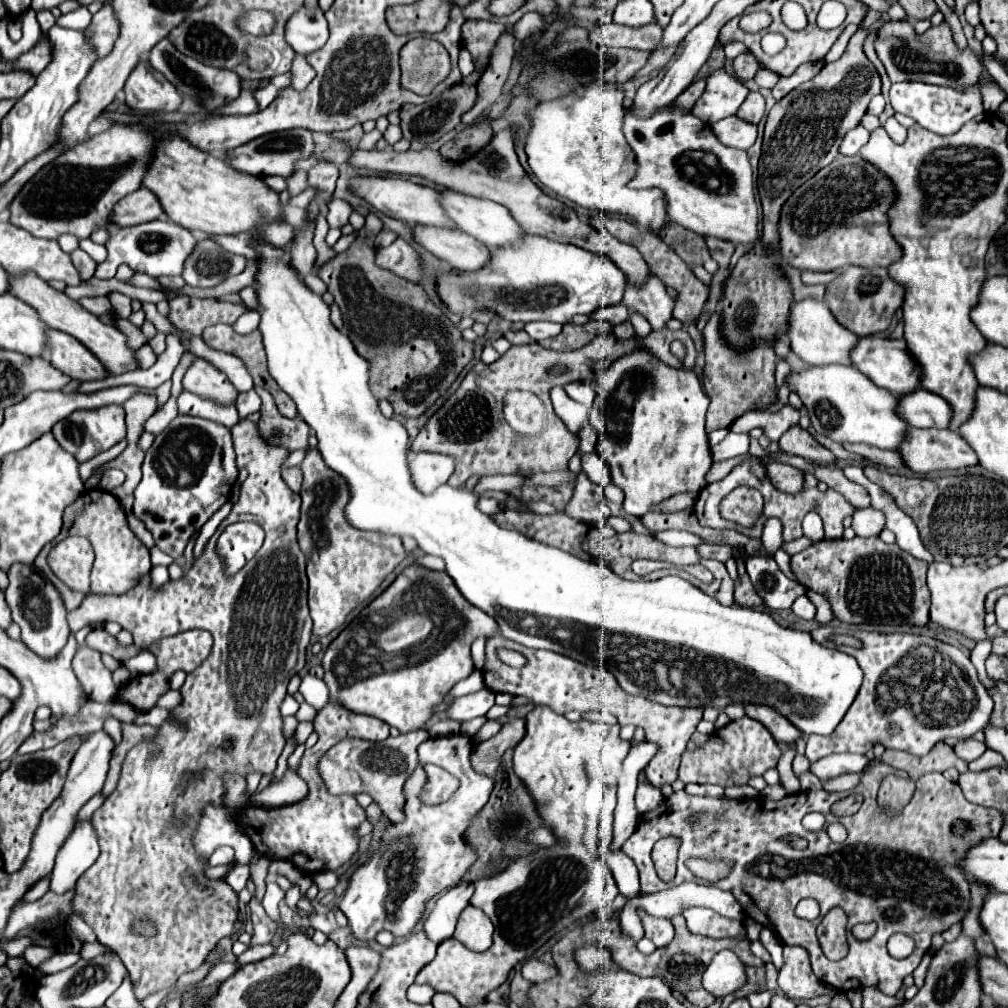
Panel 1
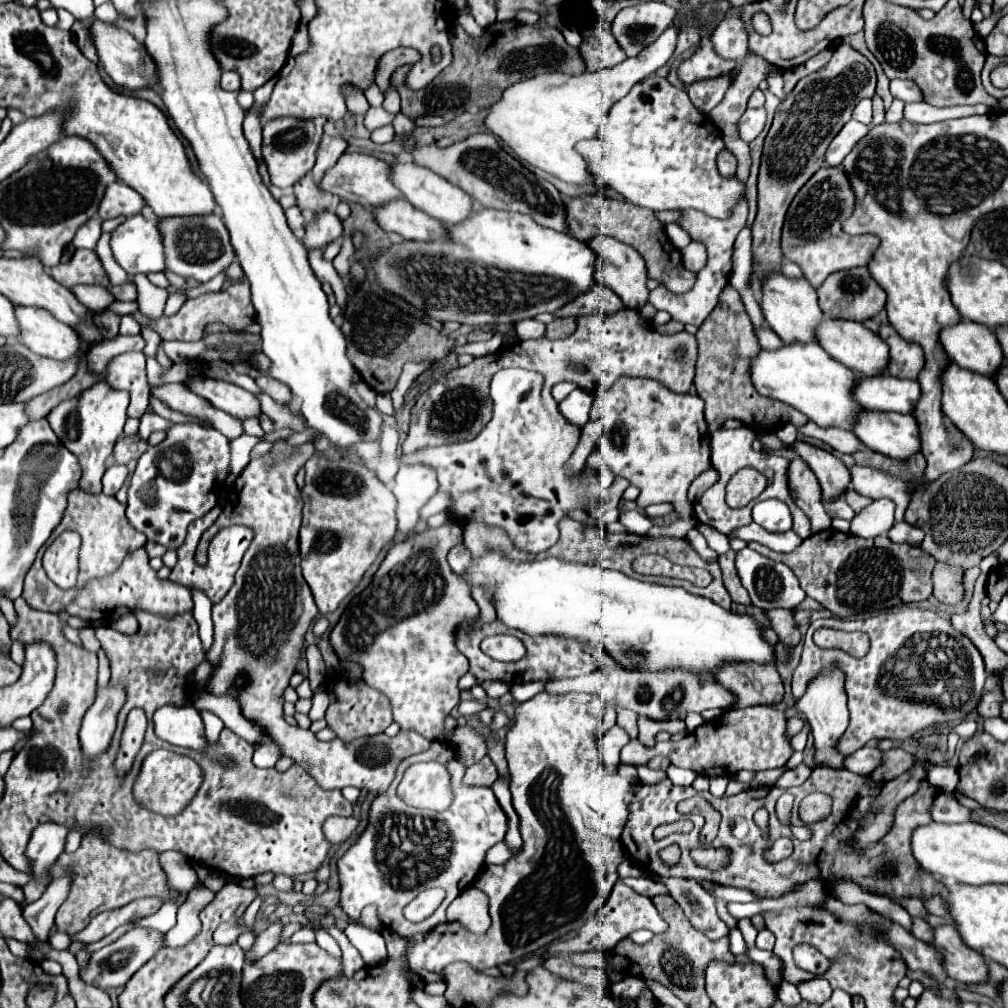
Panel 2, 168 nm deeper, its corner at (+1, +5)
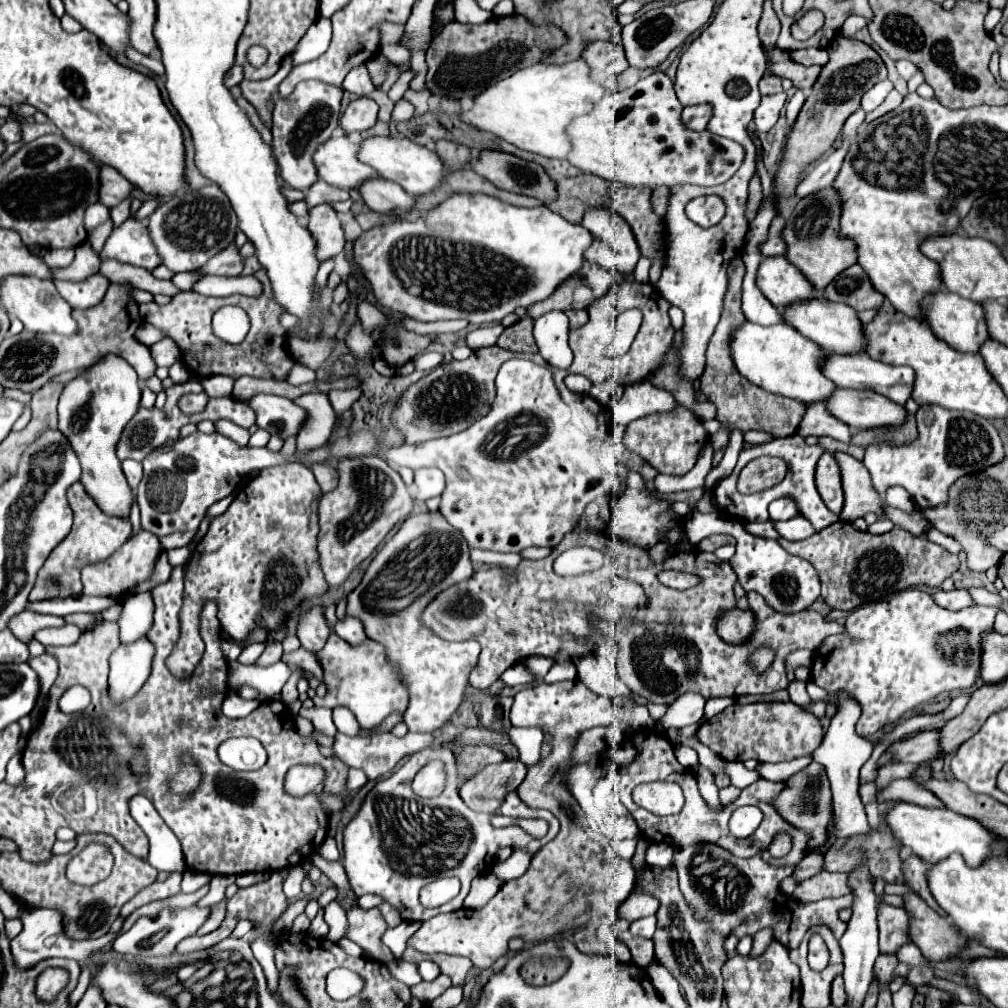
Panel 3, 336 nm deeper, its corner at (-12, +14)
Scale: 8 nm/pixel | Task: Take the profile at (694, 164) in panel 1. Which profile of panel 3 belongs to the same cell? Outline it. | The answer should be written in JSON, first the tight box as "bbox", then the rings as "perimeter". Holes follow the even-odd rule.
{"bbox":[568,70,744,188],"perimeter":[[[654,70],[646,78],[638,80],[632,88],[616,94],[608,94],[600,104],[596,104],[596,108],[590,114],[578,116],[572,120],[572,124],[568,126],[568,134],[572,142],[572,152],[568,156],[568,162],[586,174],[594,174],[628,186],[672,188],[682,184],[718,186],[726,182],[742,164],[742,158],[744,158],[742,146],[728,138],[712,134],[708,130],[702,130],[702,132],[690,130],[682,122],[682,110],[684,106],[680,106],[680,100],[676,98],[672,78],[662,70]]]}

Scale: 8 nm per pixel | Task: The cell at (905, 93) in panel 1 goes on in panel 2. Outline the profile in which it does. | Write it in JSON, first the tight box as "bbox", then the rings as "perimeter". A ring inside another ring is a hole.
{"bbox":[891,79,923,103],"perimeter":[[[893,79],[891,81],[891,95],[897,99],[903,99],[905,103],[923,101],[923,95],[919,95],[919,87],[915,87],[915,83],[905,81],[905,79]]]}

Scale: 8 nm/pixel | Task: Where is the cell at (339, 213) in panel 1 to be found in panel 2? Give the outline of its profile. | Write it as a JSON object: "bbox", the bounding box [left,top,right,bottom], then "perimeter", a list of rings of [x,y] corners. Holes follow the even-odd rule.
{"bbox":[303,211,343,249],"perimeter":[[[333,211],[317,213],[307,221],[303,243],[307,249],[323,249],[325,245],[337,241],[343,233],[341,219]]]}

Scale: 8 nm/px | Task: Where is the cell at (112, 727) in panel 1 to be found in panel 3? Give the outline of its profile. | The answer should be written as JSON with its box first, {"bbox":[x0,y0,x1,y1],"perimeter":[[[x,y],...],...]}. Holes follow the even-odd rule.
{"bbox":[118,592,154,644],"perimeter":[[[138,592],[124,602],[122,614],[118,618],[120,628],[120,644],[132,644],[142,638],[152,628],[154,602],[150,592]]]}

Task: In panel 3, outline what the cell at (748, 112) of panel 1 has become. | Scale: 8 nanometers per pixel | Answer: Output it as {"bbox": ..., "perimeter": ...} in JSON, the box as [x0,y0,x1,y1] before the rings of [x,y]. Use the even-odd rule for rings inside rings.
{"bbox":[760,74,782,96],"perimeter":[[[764,74],[760,80],[760,94],[768,96],[776,92],[782,92],[782,78],[776,74]]]}

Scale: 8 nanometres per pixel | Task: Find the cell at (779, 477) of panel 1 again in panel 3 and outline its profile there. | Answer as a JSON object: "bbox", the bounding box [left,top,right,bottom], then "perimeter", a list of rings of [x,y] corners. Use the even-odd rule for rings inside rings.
{"bbox":[816,452,844,514],"perimeter":[[[824,452],[820,456],[820,462],[816,464],[816,488],[822,496],[828,510],[834,514],[840,514],[844,496],[842,496],[842,484],[840,484],[840,468],[830,452]]]}

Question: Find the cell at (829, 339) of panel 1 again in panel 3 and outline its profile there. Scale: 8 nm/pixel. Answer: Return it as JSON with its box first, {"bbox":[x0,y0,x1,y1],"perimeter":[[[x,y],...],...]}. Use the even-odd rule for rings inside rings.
{"bbox":[756,256,818,312],"perimeter":[[[786,256],[764,258],[758,268],[756,284],[780,312],[786,312],[786,308],[796,302],[818,296],[812,282],[808,282],[808,278],[804,278]]]}

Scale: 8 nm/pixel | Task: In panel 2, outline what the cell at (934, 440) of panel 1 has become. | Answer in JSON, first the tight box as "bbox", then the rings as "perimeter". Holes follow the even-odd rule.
{"bbox":[853,411,919,459],"perimeter":[[[861,411],[853,423],[853,433],[865,447],[883,455],[891,455],[893,459],[907,459],[907,455],[919,451],[919,427],[911,415]]]}

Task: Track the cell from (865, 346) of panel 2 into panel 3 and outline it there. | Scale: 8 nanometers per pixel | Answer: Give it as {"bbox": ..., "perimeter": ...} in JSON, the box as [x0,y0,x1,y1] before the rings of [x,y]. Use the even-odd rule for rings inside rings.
{"bbox":[784,296,868,354],"perimeter":[[[816,296],[808,302],[798,302],[796,306],[790,306],[784,312],[784,320],[834,354],[860,354],[868,348],[868,336],[864,334],[864,324],[860,322],[858,312],[850,306],[826,300],[824,296]]]}

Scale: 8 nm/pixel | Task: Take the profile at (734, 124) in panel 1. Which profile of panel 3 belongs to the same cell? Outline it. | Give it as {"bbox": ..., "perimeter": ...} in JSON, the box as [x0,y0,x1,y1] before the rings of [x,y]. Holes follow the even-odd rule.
{"bbox":[754,92,786,134],"perimeter":[[[784,92],[762,98],[760,106],[754,112],[754,124],[756,124],[758,134],[768,132],[776,124],[778,116],[780,116],[780,110],[784,108],[784,104],[786,104],[786,94]]]}

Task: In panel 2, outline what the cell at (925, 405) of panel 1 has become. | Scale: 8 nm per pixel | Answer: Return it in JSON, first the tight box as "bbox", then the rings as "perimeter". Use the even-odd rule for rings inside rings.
{"bbox":[853,373,921,413],"perimeter":[[[887,373],[875,377],[859,377],[853,387],[853,399],[869,411],[911,413],[919,401],[921,387],[911,379],[895,379]]]}

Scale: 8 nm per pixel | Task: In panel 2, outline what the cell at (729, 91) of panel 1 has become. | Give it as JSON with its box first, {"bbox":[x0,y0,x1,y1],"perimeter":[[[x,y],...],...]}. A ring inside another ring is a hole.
{"bbox":[713,7,749,59],"perimeter":[[[731,7],[719,27],[713,31],[713,43],[725,59],[741,59],[749,51],[747,27],[741,19],[741,7]]]}

